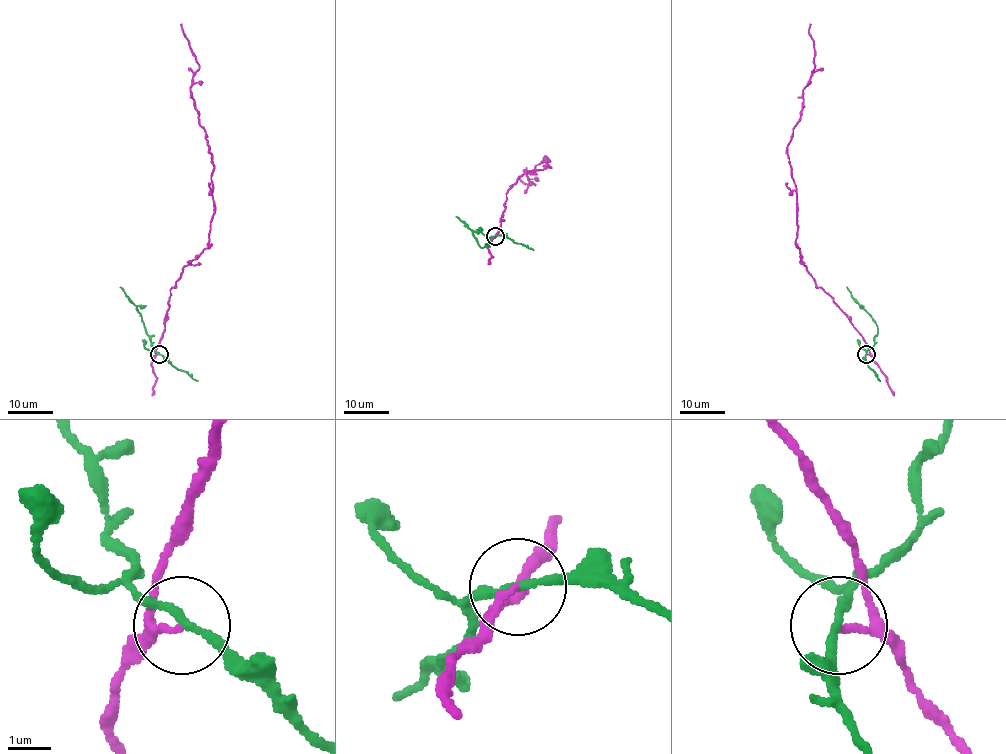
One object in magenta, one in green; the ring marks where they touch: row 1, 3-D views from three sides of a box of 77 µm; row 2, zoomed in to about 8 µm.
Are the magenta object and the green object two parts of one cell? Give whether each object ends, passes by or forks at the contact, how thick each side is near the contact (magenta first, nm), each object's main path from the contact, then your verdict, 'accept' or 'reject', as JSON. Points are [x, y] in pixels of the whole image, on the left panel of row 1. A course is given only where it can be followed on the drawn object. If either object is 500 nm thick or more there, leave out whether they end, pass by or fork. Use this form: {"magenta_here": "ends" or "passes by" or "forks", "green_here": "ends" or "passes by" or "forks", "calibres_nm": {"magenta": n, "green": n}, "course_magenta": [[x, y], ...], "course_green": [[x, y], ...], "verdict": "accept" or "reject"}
{"magenta_here": "ends", "green_here": "passes by", "calibres_nm": {"magenta": 140, "green": 180}, "course_magenta": [[159, 354], [170, 290], [208, 245], [214, 199], [214, 164], [190, 90], [199, 68], [180, 24]], "course_green": [[159, 354], [151, 343], [137, 307], [119, 287]], "verdict": "reject"}

